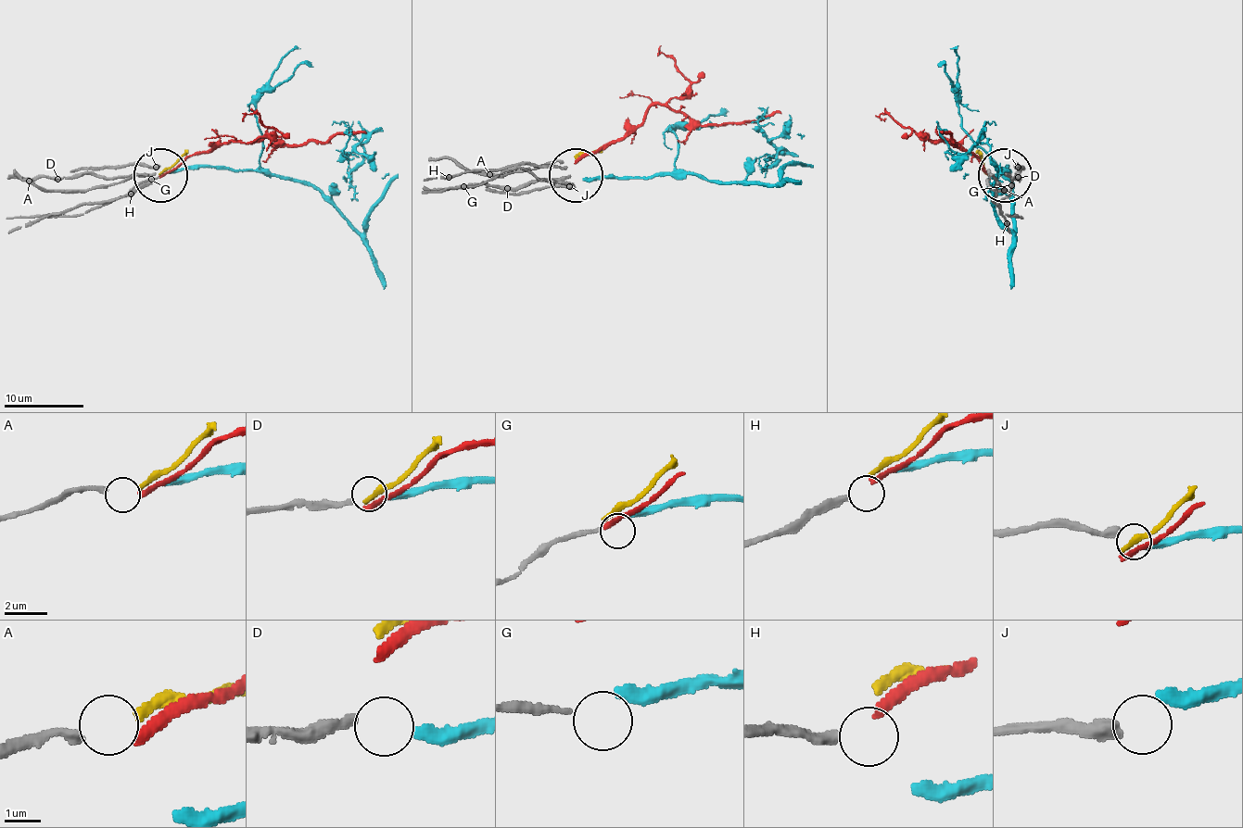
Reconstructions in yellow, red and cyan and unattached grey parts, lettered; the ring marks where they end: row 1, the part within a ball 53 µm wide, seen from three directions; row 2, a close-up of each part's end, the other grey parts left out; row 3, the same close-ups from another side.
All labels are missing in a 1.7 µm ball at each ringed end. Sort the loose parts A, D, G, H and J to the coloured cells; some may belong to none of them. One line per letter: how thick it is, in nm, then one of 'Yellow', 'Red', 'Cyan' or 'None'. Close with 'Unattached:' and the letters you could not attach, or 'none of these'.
A: Thickness 240 nm. Yellow
D: Thickness 260 nm. Cyan
G: Thickness 200 nm. None
H: Thickness 280 nm. None
J: Thickness 420 nm. None
Unattached: G, H, J

